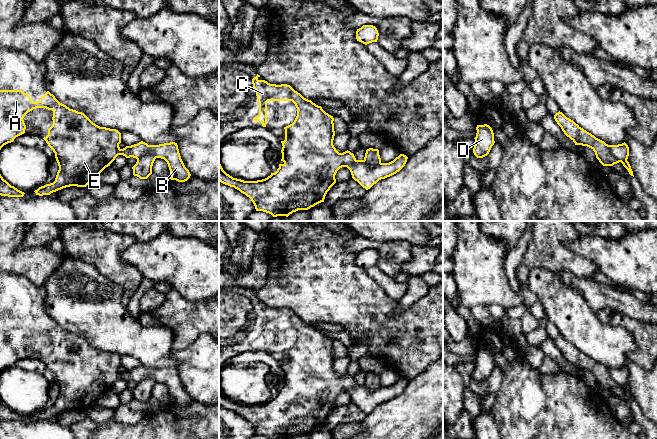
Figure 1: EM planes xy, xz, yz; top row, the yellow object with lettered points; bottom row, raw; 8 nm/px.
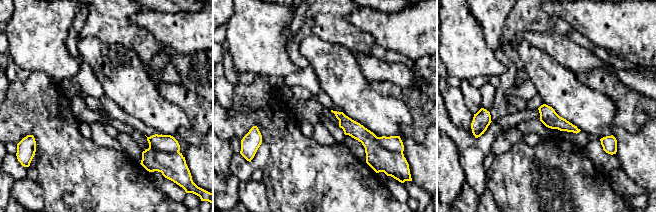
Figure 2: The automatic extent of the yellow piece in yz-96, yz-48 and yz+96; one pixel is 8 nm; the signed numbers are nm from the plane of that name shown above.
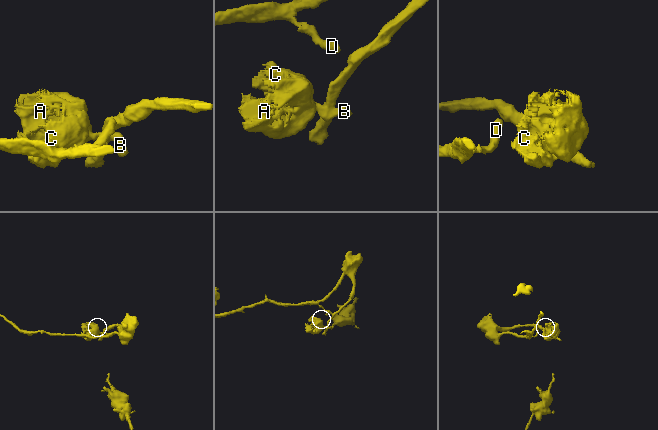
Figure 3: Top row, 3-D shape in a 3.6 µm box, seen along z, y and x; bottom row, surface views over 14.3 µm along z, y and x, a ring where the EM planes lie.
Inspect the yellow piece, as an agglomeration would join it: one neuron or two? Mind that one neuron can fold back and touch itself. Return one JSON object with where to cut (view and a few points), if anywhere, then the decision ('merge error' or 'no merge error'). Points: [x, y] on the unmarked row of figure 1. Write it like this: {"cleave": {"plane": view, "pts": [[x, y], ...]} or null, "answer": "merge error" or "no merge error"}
{"cleave": {"plane": "yz", "pts": [[608, 369], [609, 375], [618, 384], [626, 384]]}, "answer": "merge error"}

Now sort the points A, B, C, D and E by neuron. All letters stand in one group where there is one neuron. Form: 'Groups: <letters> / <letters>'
Groups: A B C E / D

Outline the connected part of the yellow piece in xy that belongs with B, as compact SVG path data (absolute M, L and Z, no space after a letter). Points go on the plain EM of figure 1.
M0 314L0 374L25 357L24 340L36 332L53 335L53 348L43 363L55 377L59 390L55 405L39 411L36 419L50 419L70 410L86 411L118 379L139 383L145 378L164 383L171 404L187 405L191 398L185 391L175 366L148 369L141 365L121 373L121 357L100 351L84 337L60 327L49 315L40 325L33 326L22 314Z

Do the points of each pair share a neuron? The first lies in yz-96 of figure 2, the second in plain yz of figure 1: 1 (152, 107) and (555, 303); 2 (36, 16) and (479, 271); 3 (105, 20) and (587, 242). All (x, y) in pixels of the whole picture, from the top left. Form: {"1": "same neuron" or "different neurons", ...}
{"1": "same neuron", "2": "same neuron", "3": "different neurons"}

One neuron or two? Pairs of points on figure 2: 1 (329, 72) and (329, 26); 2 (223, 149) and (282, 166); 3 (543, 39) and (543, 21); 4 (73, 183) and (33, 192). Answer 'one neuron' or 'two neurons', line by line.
1: two neurons
2: two neurons
3: two neurons
4: two neurons

